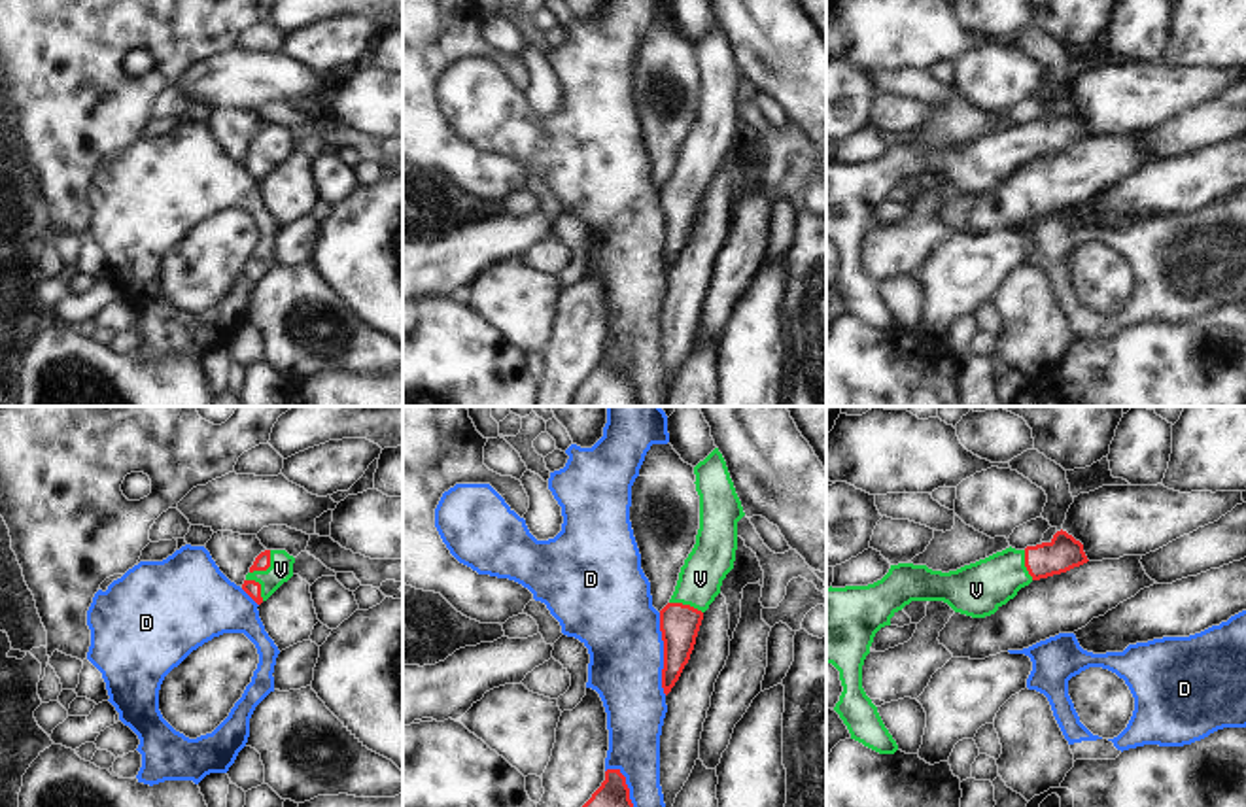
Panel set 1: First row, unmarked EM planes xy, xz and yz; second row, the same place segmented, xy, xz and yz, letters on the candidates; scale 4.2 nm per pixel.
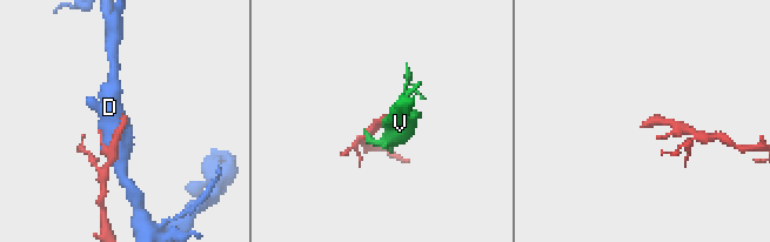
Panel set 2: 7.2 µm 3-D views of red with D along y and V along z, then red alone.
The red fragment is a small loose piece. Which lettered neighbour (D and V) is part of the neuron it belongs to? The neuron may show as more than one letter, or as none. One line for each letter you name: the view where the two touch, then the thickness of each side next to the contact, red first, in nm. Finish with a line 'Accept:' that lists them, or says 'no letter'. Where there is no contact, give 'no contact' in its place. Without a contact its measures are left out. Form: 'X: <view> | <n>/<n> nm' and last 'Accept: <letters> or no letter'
V: xy | 70/100 nm
Accept: V

